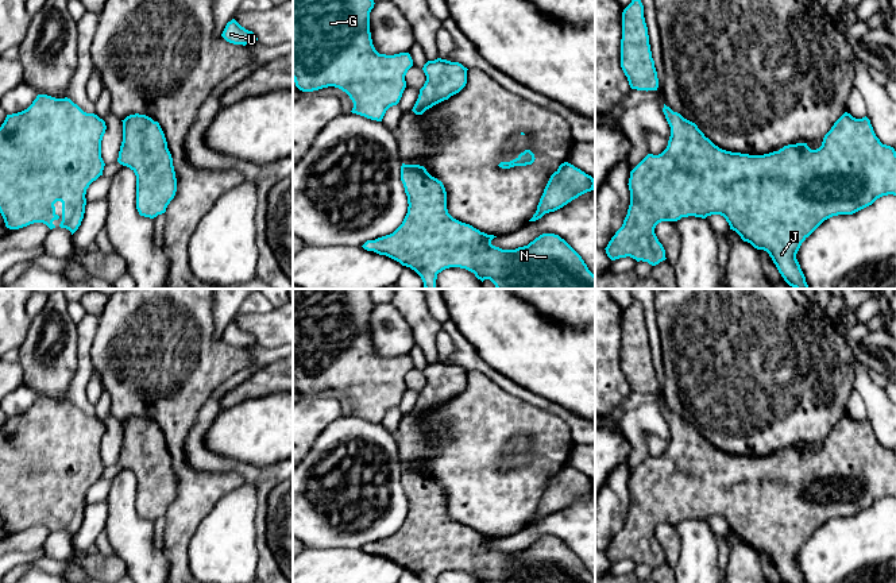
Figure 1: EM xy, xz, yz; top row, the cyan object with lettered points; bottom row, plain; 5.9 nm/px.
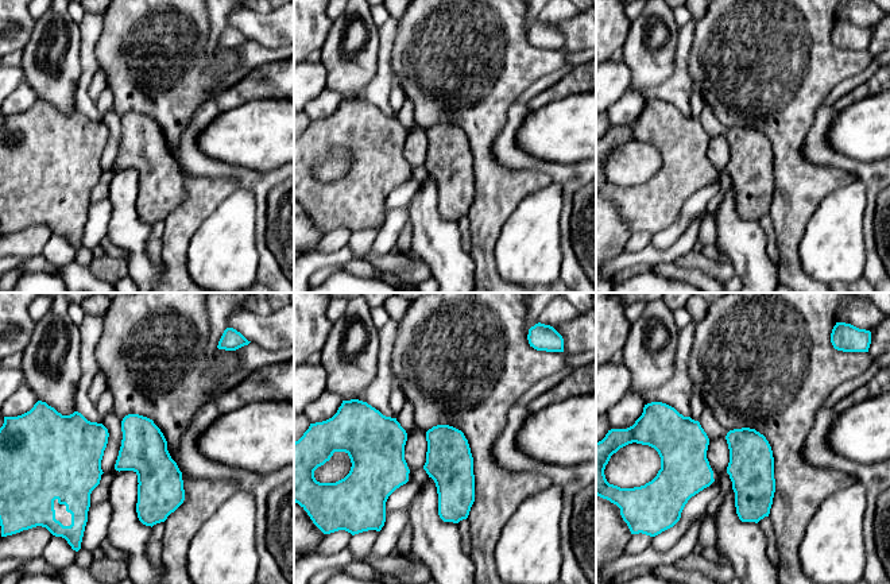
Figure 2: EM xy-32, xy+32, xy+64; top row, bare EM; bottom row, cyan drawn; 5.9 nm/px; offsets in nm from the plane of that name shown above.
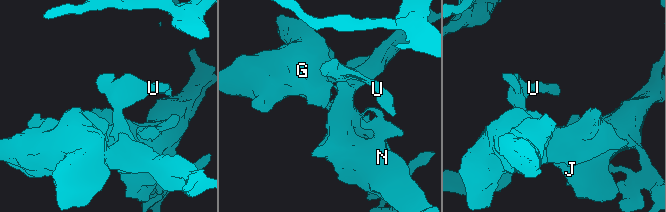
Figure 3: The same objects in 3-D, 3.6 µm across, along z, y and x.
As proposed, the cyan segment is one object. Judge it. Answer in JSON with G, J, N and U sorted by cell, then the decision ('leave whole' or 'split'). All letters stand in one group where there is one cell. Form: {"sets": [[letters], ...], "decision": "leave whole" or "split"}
{"sets": [["G", "J", "N", "U"]], "decision": "leave whole"}

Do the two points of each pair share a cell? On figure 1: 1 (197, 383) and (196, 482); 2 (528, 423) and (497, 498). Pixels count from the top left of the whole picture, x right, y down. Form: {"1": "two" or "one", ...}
{"1": "one", "2": "one"}

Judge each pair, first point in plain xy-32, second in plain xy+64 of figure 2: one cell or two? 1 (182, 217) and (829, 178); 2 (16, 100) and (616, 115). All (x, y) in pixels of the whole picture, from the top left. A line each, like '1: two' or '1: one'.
1: one
2: one

